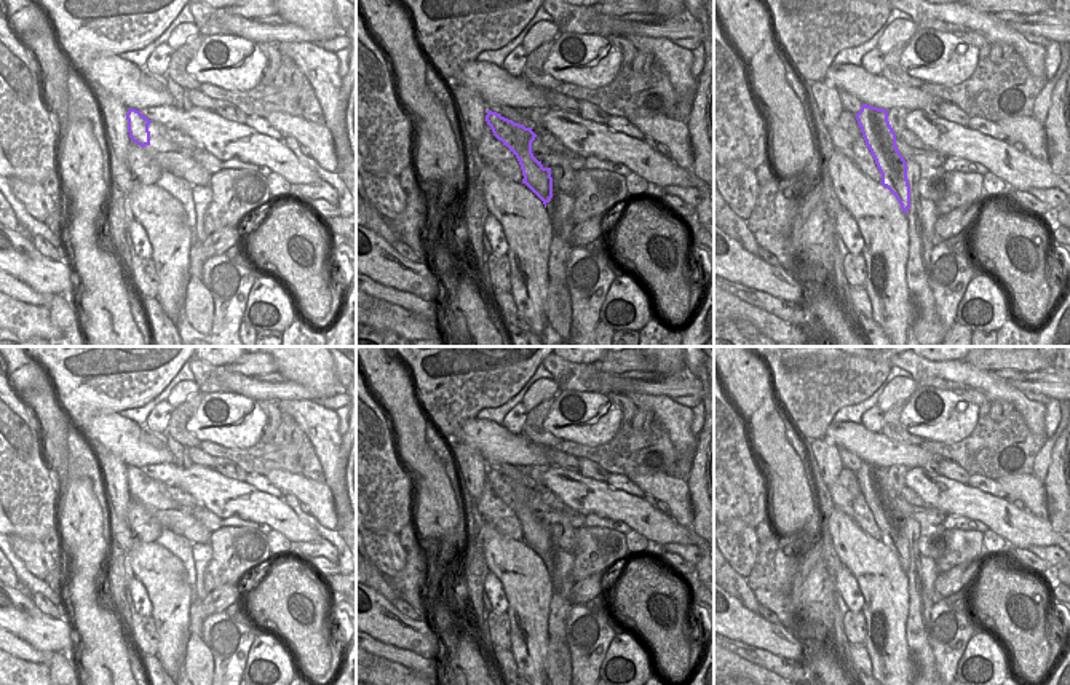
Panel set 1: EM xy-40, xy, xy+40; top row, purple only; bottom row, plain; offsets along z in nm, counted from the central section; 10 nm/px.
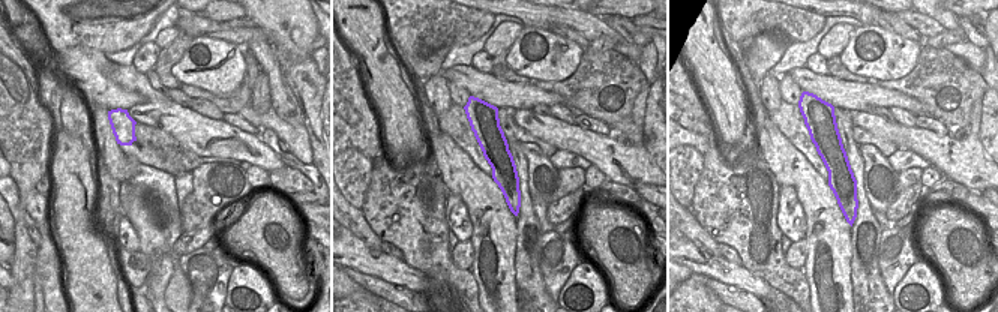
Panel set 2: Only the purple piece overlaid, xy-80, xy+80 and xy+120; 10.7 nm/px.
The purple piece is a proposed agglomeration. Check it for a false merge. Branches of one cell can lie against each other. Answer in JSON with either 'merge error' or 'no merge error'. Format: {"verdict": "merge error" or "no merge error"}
{"verdict": "merge error"}

